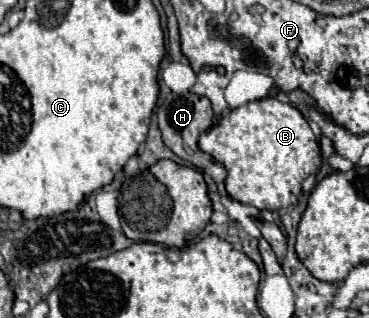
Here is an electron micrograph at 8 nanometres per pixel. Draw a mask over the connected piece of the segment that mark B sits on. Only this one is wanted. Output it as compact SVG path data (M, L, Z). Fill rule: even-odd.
M276 96L266 97L266 99L258 99L258 101L250 101L246 105L240 105L236 109L230 109L226 103L226 109L216 115L218 123L212 125L208 131L204 131L200 135L200 149L210 153L216 161L220 161L226 171L226 191L232 199L244 203L244 205L252 205L256 209L282 209L282 207L290 207L298 203L298 195L302 193L302 181L308 175L318 173L320 165L322 165L322 149L316 141L316 135L312 133L308 121L304 119L304 115L292 107L290 103L282 103L278 101Z

